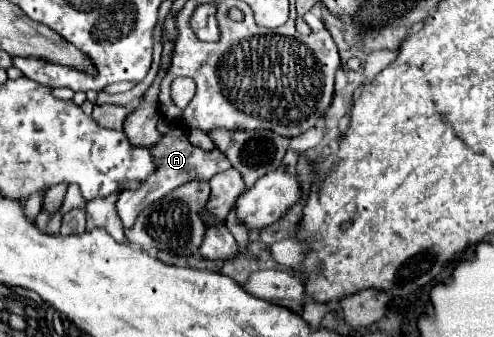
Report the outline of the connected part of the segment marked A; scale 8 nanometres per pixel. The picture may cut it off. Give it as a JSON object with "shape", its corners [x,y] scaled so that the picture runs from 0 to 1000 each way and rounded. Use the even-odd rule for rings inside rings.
{"shape":[[[364,380],[344,386],[312,433],[304,433],[304,457],[316,475],[316,504],[291,534],[291,546],[283,558],[275,558],[275,564],[251,564],[243,576],[243,588],[239,588],[235,623],[239,623],[239,641],[243,641],[247,665],[251,665],[251,677],[263,677],[271,665],[271,653],[287,629],[287,617],[296,617],[300,605],[324,593],[328,582],[336,582],[352,558],[360,558],[360,552],[368,552],[377,540],[389,540],[389,534],[413,534],[413,540],[421,540],[421,528],[429,528],[433,516],[453,510],[453,504],[462,504],[470,493],[462,481],[462,469],[453,469],[453,457],[441,439],[433,439],[433,445],[409,445],[401,433],[389,433]]]}

